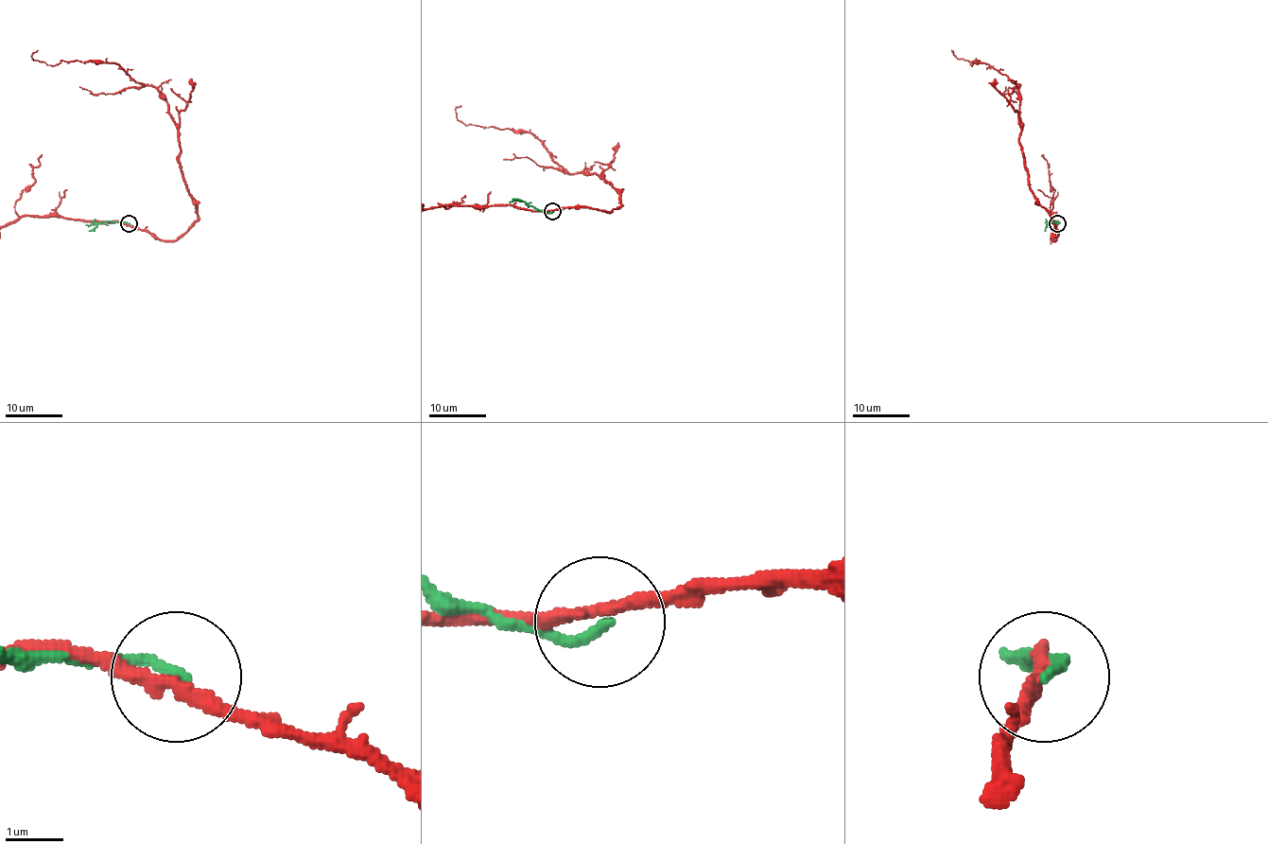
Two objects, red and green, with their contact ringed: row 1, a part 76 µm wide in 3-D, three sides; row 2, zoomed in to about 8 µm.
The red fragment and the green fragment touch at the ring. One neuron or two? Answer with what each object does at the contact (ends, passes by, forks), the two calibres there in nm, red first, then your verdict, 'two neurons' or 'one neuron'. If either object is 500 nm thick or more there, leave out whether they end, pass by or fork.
red passes by; green ends; calibres 220 and 180 nm; two neurons

